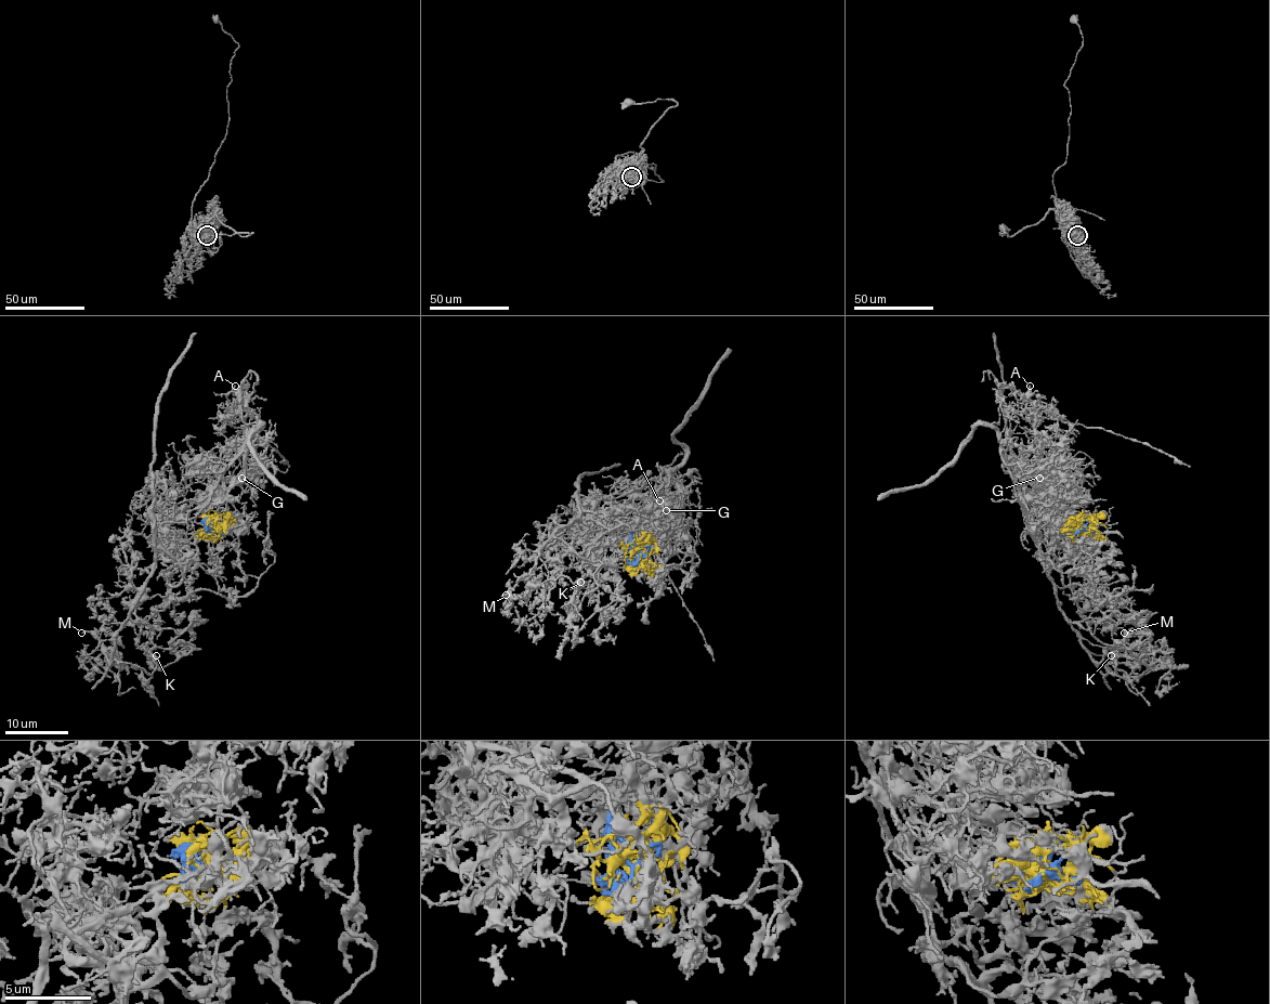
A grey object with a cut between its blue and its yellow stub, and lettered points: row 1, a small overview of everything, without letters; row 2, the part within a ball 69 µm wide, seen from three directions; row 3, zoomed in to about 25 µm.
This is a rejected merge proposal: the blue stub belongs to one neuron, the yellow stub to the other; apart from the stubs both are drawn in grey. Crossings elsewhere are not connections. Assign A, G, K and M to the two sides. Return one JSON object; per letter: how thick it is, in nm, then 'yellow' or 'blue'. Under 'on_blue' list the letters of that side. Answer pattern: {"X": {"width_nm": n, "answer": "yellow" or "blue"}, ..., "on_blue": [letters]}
{"A": {"width_nm": 190, "answer": "yellow"}, "G": {"width_nm": 150, "answer": "yellow"}, "K": {"width_nm": 360, "answer": "blue"}, "M": {"width_nm": 220, "answer": "blue"}, "on_blue": ["K", "M"]}

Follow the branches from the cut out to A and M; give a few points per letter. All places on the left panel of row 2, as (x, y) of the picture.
A: (214, 527), (240, 516), (227, 492), (243, 478), (252, 426), (243, 421), (245, 394), (234, 393), (235, 385)
M: (214, 530), (172, 545), (169, 559), (157, 550), (109, 662), (81, 633)

